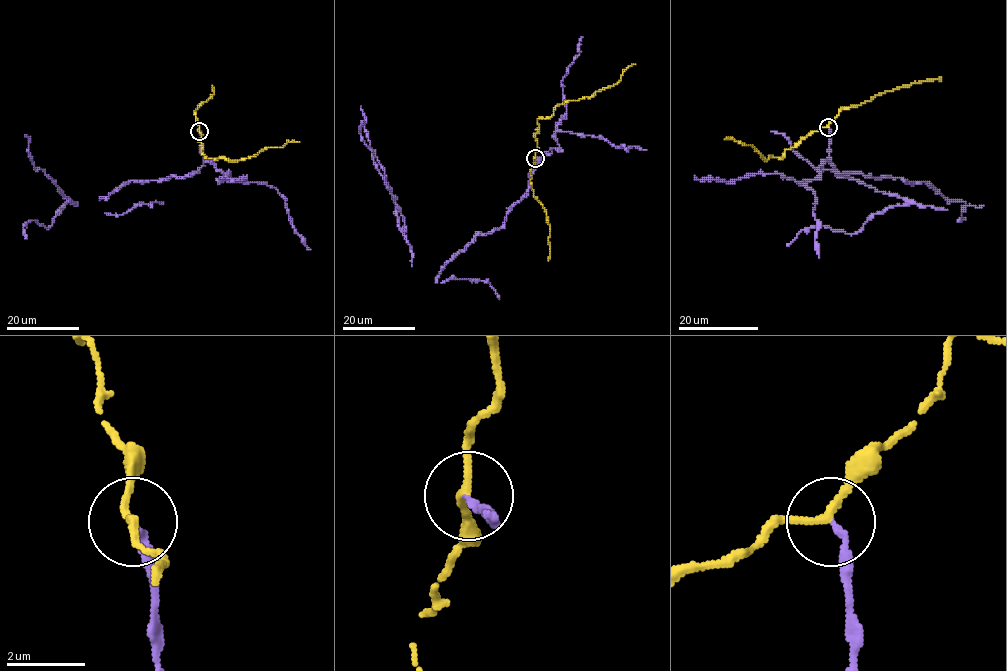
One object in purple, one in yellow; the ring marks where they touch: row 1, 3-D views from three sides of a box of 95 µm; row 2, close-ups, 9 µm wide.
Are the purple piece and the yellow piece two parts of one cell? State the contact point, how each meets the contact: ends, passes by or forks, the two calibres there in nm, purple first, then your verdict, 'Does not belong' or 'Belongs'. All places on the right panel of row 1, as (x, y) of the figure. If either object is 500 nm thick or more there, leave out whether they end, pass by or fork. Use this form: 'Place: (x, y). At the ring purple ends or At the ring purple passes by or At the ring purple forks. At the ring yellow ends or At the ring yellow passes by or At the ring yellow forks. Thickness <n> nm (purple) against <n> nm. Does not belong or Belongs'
Place: (828, 127). At the ring purple ends. At the ring yellow passes by. Thickness 180 nm (purple) against 170 nm. Does not belong

